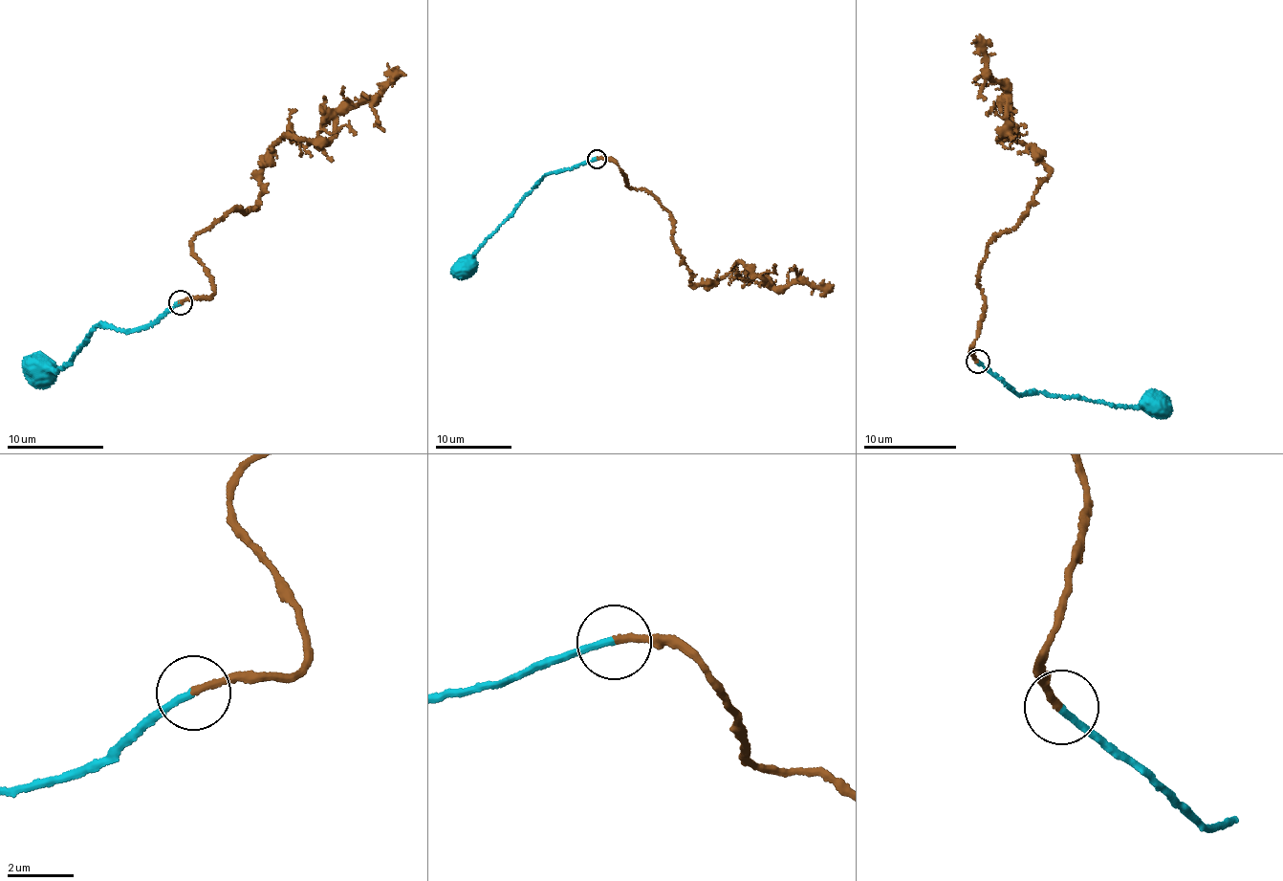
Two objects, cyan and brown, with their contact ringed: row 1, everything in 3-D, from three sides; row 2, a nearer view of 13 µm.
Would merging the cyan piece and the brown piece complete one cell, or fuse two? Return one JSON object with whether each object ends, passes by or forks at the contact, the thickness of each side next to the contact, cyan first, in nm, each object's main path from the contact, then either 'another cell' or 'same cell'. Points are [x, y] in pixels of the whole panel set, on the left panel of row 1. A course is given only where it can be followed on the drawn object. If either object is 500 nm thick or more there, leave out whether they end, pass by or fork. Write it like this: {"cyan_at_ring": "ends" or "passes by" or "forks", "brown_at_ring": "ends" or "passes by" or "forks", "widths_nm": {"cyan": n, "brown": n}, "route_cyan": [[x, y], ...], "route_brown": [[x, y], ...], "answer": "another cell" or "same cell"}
{"cyan_at_ring": "ends", "brown_at_ring": "ends", "widths_nm": {"cyan": 200, "brown": 200}, "route_cyan": [[181, 302], [153, 322], [124, 332], [102, 327], [91, 329], [63, 366], [55, 369], [41, 360], [28, 363]], "route_brown": [[181, 302], [214, 293], [194, 237], [256, 207], [272, 144], [322, 142], [337, 113], [405, 75]], "answer": "same cell"}

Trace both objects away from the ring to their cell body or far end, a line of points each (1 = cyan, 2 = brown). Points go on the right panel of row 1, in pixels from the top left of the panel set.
1: (978, 361), (1020, 395), (1047, 394), (1120, 407), (1134, 407), (1157, 393), (1163, 399)
2: (978, 361), (980, 268), (1049, 172), (1013, 138), (998, 140), (1007, 93), (974, 41)

